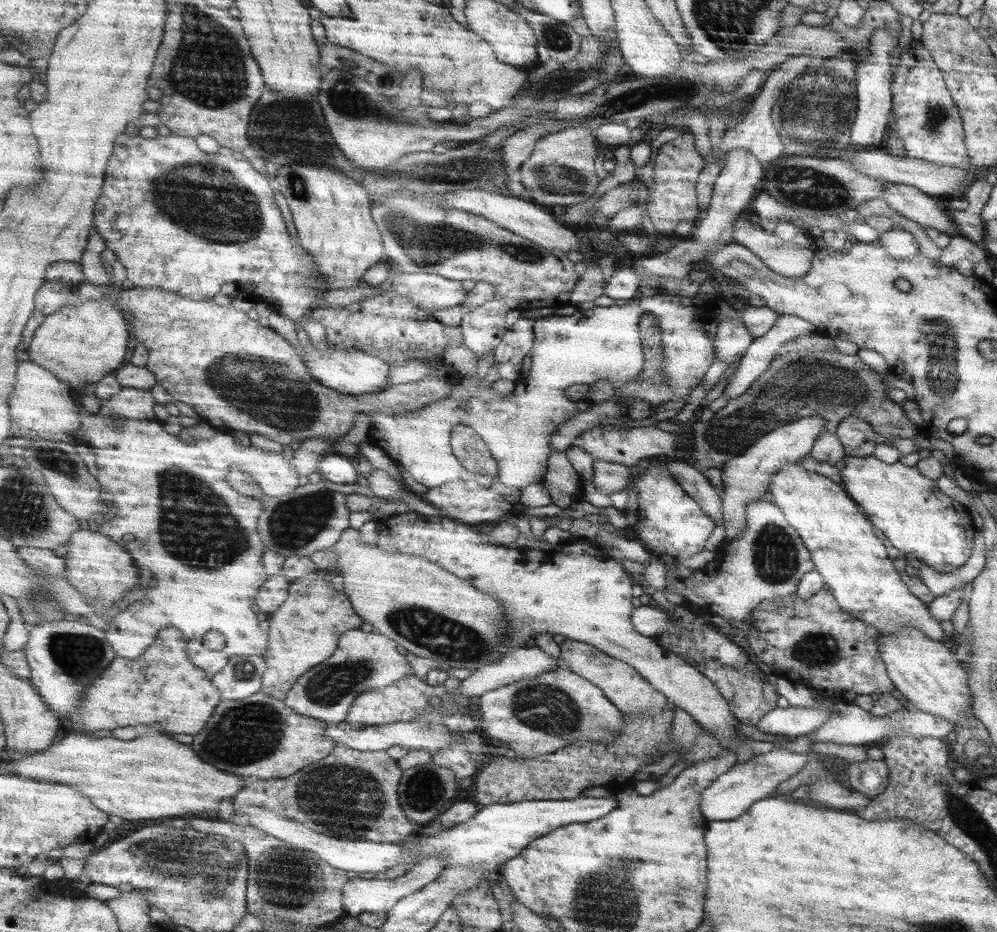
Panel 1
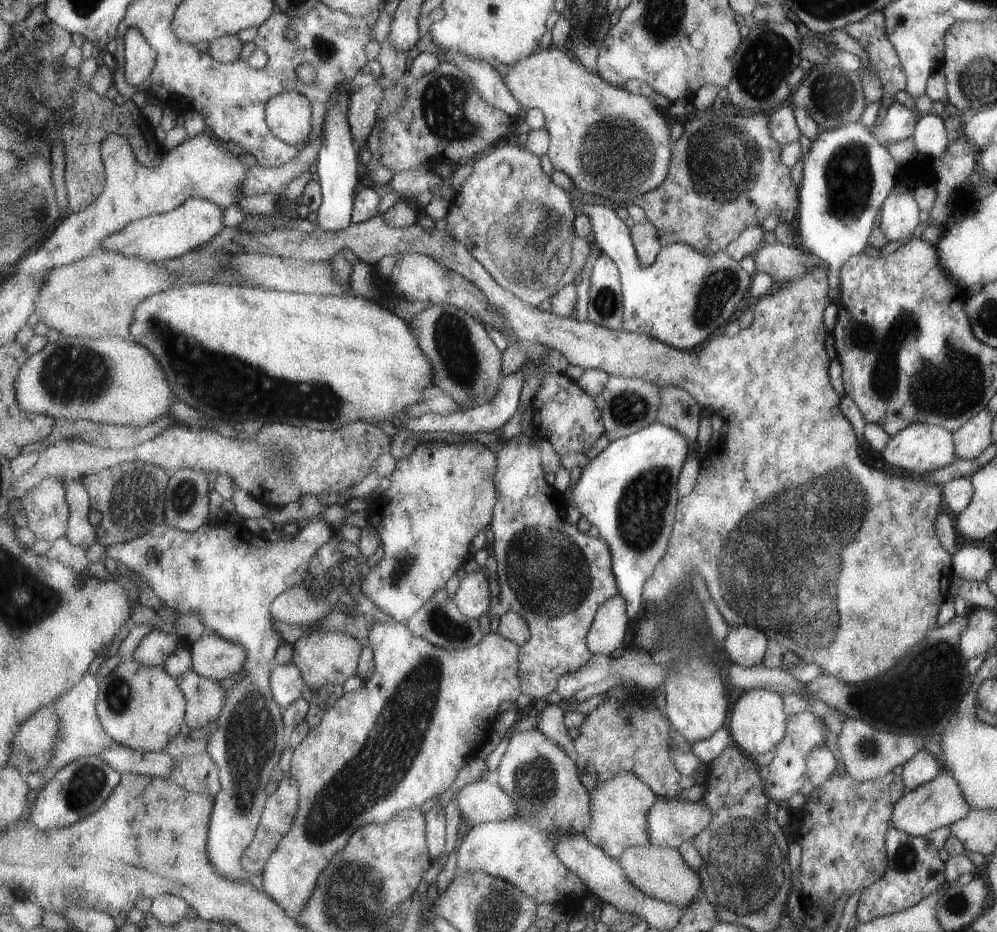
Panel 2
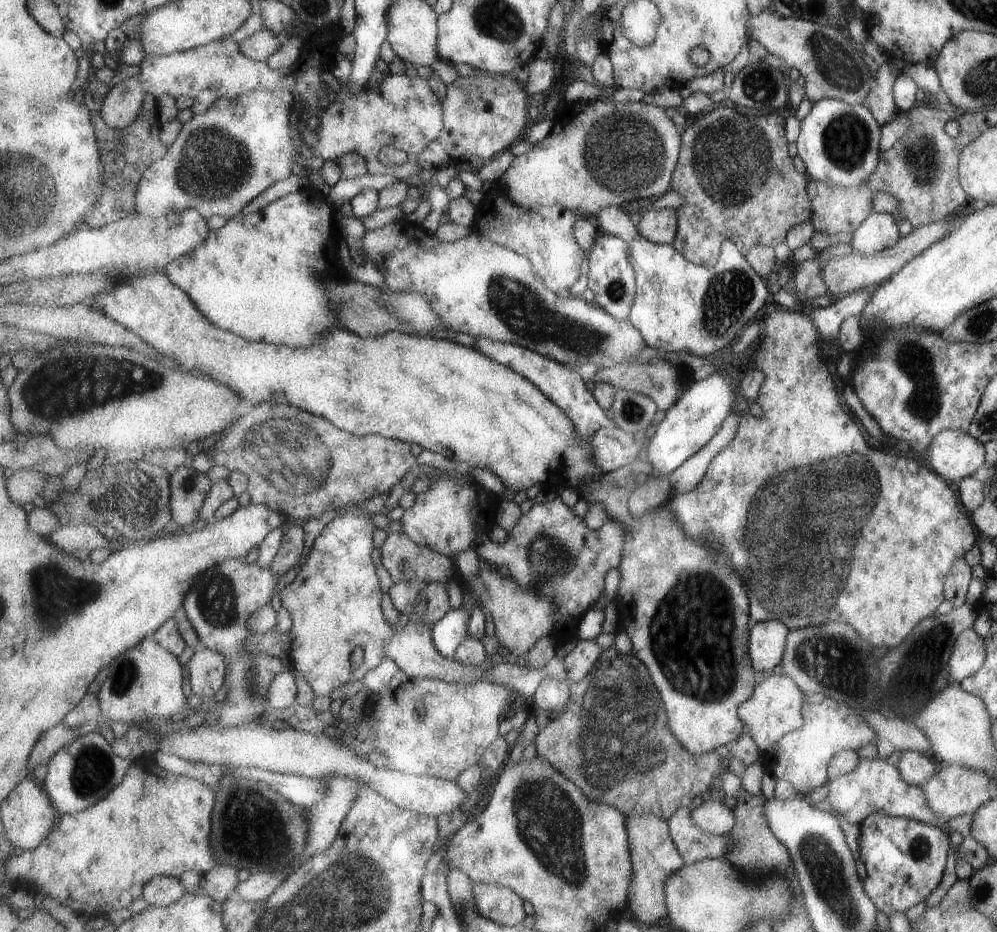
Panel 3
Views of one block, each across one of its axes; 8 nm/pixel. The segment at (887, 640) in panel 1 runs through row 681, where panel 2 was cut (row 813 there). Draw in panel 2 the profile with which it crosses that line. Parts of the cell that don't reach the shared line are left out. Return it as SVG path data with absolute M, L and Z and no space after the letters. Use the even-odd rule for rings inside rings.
M941 770L931 782L905 792L891 808L891 818L889 824L893 830L901 830L901 834L913 836L913 838L923 838L929 832L937 828L949 828L951 824L959 822L963 816L971 812L971 806L965 802L959 784L955 782L953 774L949 770Z

